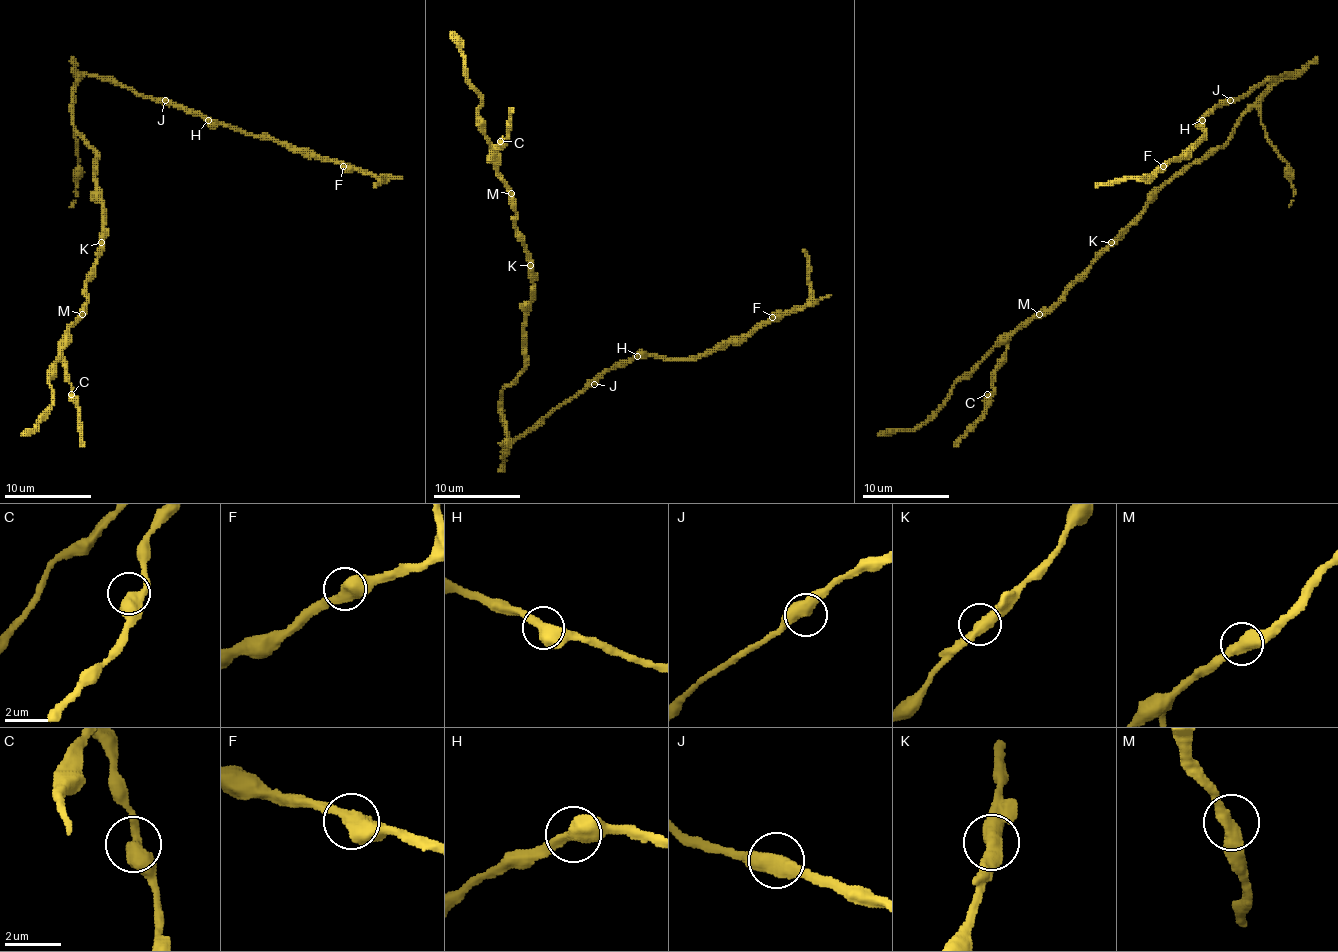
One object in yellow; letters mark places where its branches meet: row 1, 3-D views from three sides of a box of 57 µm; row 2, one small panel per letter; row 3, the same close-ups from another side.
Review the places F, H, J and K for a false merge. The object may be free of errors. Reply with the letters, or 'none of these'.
none of these

